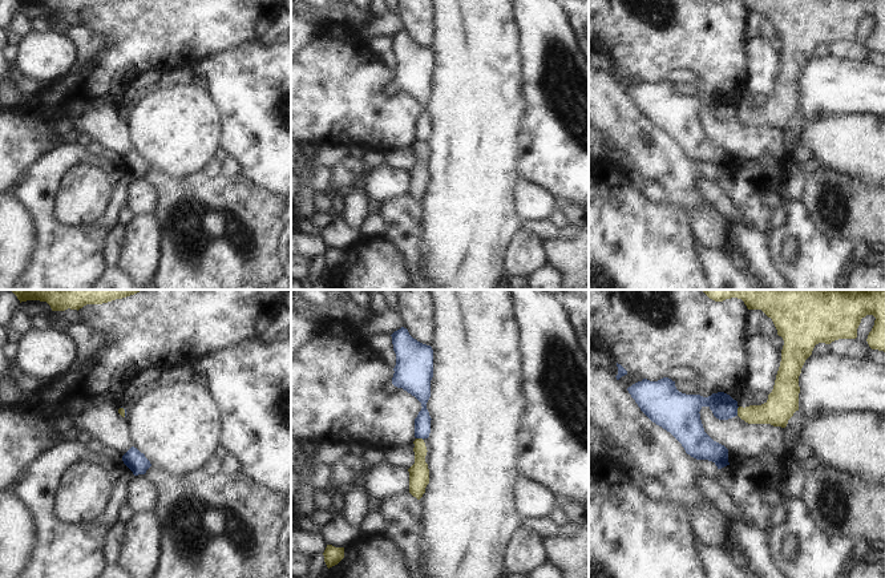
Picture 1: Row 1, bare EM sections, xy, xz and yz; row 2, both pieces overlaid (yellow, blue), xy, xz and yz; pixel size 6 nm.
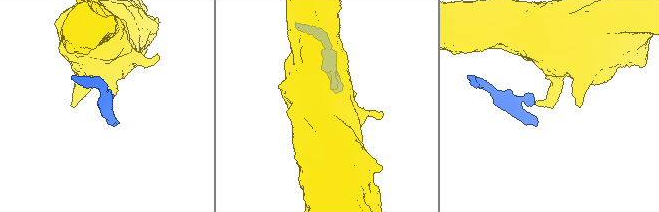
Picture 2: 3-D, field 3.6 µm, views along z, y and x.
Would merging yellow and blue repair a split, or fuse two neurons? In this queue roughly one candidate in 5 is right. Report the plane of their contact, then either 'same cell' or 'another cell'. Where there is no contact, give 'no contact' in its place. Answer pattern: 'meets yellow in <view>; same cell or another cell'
meets yellow in yz; another cell

